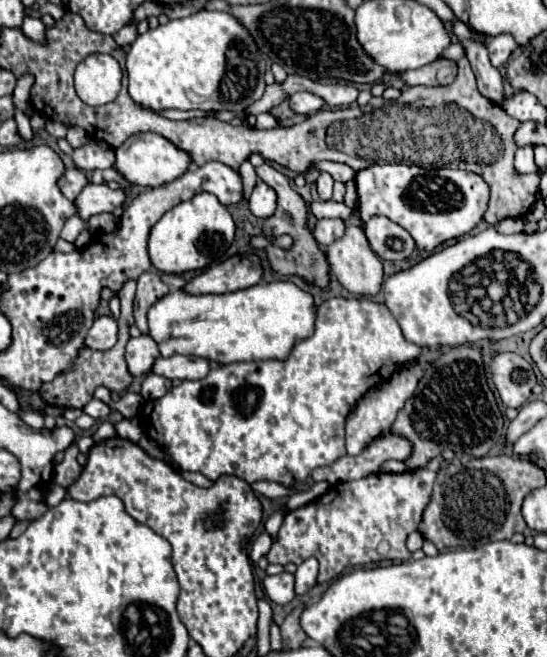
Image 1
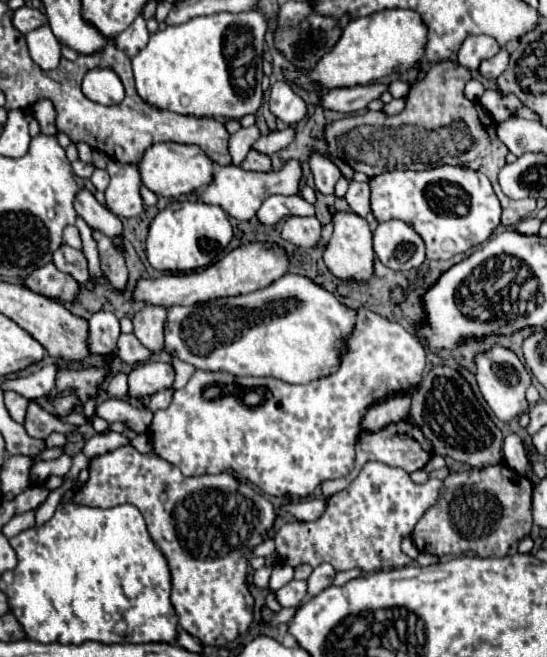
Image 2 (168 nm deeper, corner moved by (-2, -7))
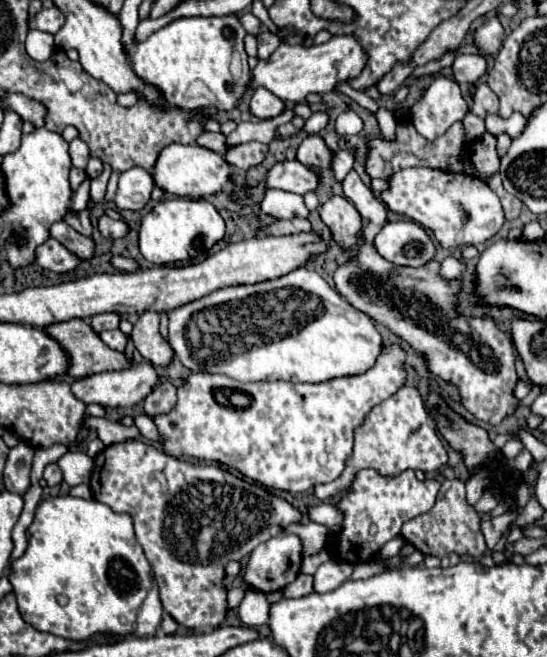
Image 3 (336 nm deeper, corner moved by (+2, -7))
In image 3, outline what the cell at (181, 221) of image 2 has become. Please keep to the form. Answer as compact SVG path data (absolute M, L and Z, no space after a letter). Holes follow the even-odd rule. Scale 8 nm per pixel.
M173 198L161 200L155 204L151 212L145 214L139 230L139 250L145 260L153 264L171 264L197 258L211 250L215 242L219 242L225 234L225 222L219 212L207 200L189 200L189 198Z

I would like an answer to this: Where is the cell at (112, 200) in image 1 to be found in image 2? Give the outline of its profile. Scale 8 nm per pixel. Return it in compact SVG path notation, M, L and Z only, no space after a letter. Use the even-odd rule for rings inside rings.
M117 160L107 162L111 184L105 190L105 208L115 216L137 216L143 212L143 200L139 196L139 170L133 164L121 164Z

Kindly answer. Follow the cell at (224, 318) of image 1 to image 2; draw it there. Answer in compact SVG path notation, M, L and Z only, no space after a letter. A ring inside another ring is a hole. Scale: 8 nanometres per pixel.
M285 274L267 288L251 294L219 298L193 306L171 306L165 320L165 352L199 370L229 372L233 376L273 376L289 384L305 384L335 372L339 350L355 324L355 312L343 306L331 292L305 276Z

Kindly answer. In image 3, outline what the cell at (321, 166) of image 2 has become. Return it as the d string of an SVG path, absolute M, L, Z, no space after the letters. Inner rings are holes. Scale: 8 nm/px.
M307 136L297 148L297 160L311 168L325 170L331 166L331 152L321 136Z

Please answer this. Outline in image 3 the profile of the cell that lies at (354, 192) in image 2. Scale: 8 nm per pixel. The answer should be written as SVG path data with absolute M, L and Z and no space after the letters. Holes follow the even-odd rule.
M349 170L345 176L343 192L359 210L365 226L355 258L337 266L333 274L335 290L353 308L365 312L391 334L405 340L425 360L429 372L449 384L455 384L463 406L477 420L499 424L503 418L513 414L517 410L513 390L519 376L515 372L515 350L505 332L497 328L493 318L457 314L457 294L461 282L457 278L443 278L441 264L437 260L431 260L419 268L405 268L379 256L373 246L373 238L387 224L389 210L377 194L363 184L355 170Z

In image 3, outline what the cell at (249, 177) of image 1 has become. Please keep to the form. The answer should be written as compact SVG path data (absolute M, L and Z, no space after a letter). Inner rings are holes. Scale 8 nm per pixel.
M203 132L203 134L199 134L199 138L197 138L197 144L199 146L205 146L205 148L209 148L209 150L213 150L213 152L225 152L227 148L225 148L225 136L223 134L211 134L211 132Z

